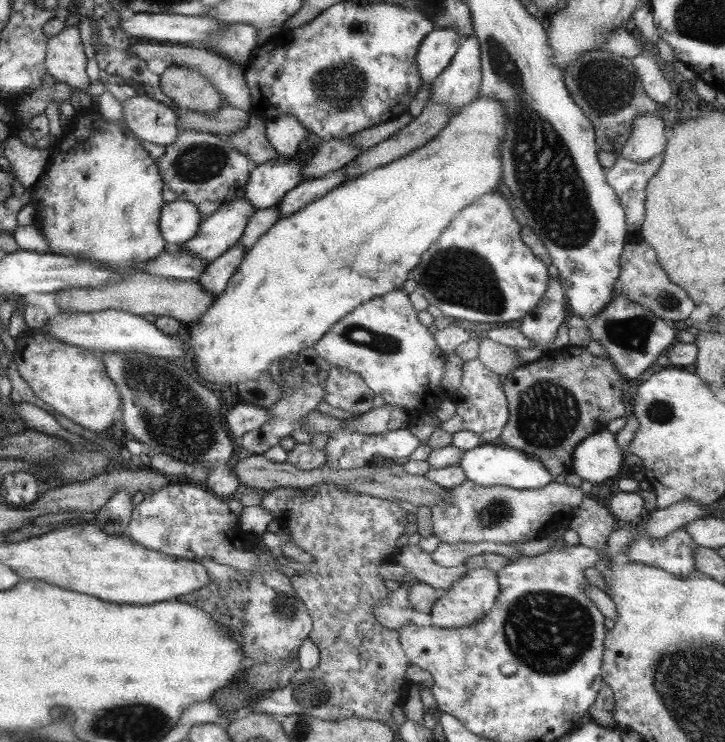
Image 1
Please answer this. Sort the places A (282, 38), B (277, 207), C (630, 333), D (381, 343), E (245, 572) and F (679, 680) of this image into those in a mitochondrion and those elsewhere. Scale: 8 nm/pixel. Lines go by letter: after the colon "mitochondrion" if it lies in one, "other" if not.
A: other
B: other
C: mitochondrion
D: mitochondrion
E: other
F: mitochondrion

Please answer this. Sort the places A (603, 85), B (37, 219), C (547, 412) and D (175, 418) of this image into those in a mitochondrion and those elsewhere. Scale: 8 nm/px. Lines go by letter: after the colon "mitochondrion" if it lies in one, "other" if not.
A: mitochondrion
B: other
C: mitochondrion
D: mitochondrion

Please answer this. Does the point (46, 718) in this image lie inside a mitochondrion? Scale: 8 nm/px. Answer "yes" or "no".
yes

